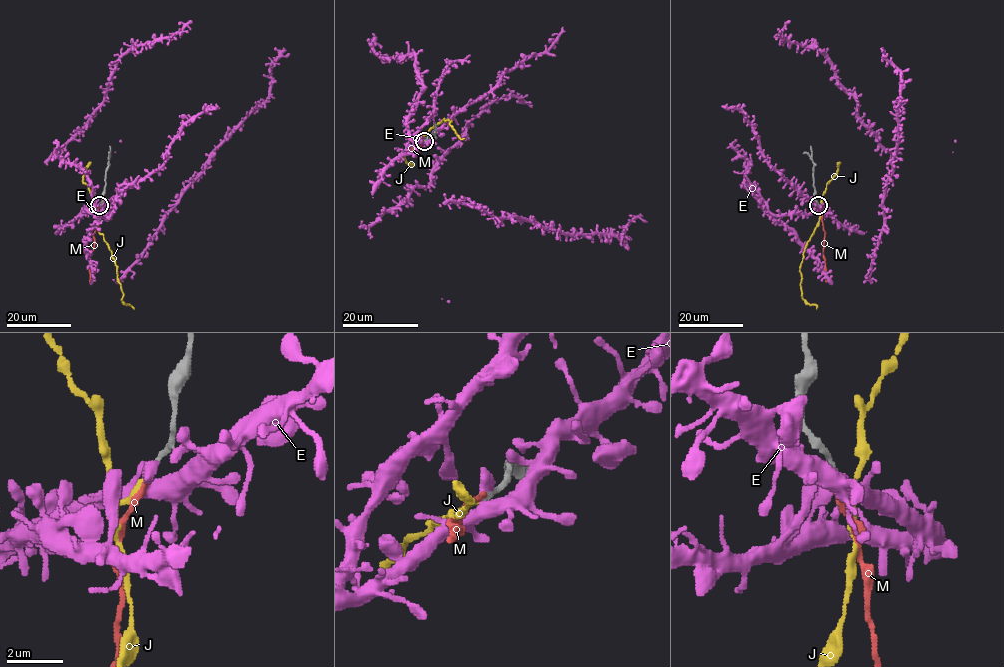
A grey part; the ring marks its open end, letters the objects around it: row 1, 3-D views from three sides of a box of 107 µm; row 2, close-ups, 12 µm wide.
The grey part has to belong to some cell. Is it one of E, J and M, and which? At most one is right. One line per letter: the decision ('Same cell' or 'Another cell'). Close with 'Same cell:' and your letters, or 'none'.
E: Another cell
J: Another cell
M: Same cell
Same cell: M

